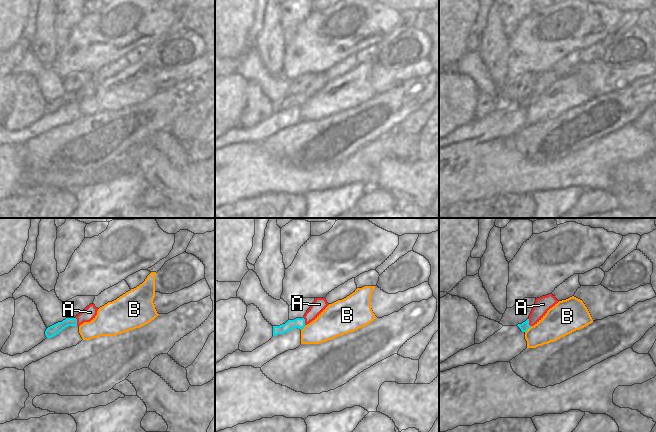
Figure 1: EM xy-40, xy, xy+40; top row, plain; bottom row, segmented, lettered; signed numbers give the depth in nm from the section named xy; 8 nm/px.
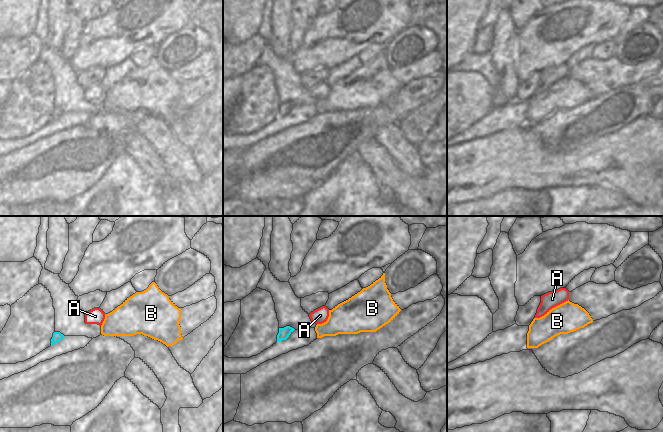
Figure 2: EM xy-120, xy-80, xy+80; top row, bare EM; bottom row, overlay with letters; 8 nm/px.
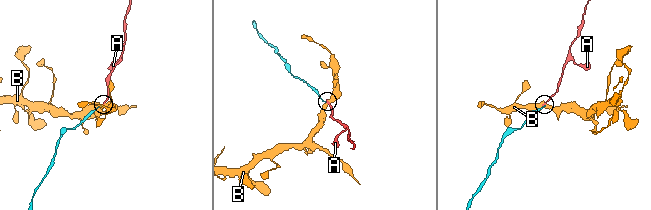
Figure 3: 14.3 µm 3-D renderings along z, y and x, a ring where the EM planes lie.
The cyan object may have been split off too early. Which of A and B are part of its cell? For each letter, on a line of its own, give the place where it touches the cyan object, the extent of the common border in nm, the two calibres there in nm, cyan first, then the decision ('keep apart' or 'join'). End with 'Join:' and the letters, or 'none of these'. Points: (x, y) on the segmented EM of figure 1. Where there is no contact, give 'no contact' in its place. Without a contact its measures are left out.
A: contact xy-40 (76, 321); length 70 nm; calibres 90 and 100 nm; join
B: contact xy+40 (528, 328); length 80 nm; calibres 70 and 240 nm; keep apart
Join: A

